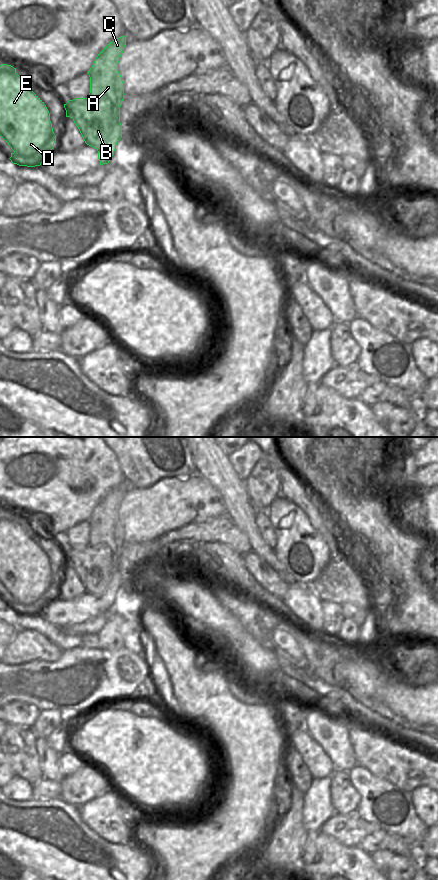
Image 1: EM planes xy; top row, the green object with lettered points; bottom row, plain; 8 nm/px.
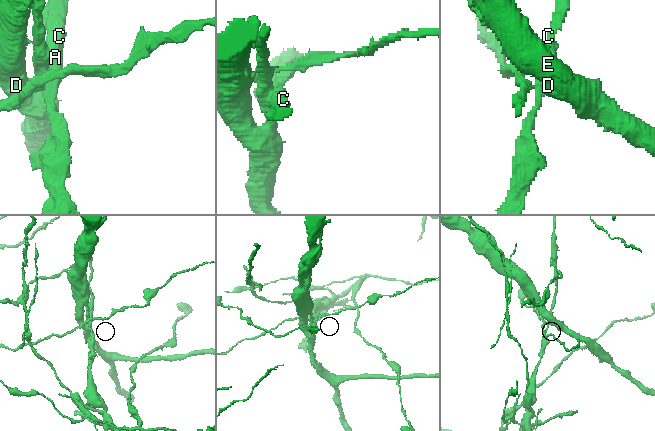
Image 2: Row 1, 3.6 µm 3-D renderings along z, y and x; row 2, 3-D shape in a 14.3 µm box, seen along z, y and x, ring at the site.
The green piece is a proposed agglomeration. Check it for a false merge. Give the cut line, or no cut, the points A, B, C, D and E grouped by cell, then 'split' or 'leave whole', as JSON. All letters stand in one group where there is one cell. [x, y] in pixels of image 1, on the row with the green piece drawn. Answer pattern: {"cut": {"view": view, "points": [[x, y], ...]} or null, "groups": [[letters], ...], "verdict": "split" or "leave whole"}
{"cut": {"view": "xy", "points": [[87, 98], [91, 109], [111, 129], [110, 136], [100, 148]]}, "groups": [["A", "C"], ["B", "D", "E"]], "verdict": "split"}

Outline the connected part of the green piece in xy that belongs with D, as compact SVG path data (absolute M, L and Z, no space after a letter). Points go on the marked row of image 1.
M7 64L0 65L0 136L14 151L11 162L27 167L40 166L56 142L46 105Z

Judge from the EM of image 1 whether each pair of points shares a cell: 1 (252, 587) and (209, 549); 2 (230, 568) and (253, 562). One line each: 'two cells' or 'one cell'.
1: one cell
2: two cells

